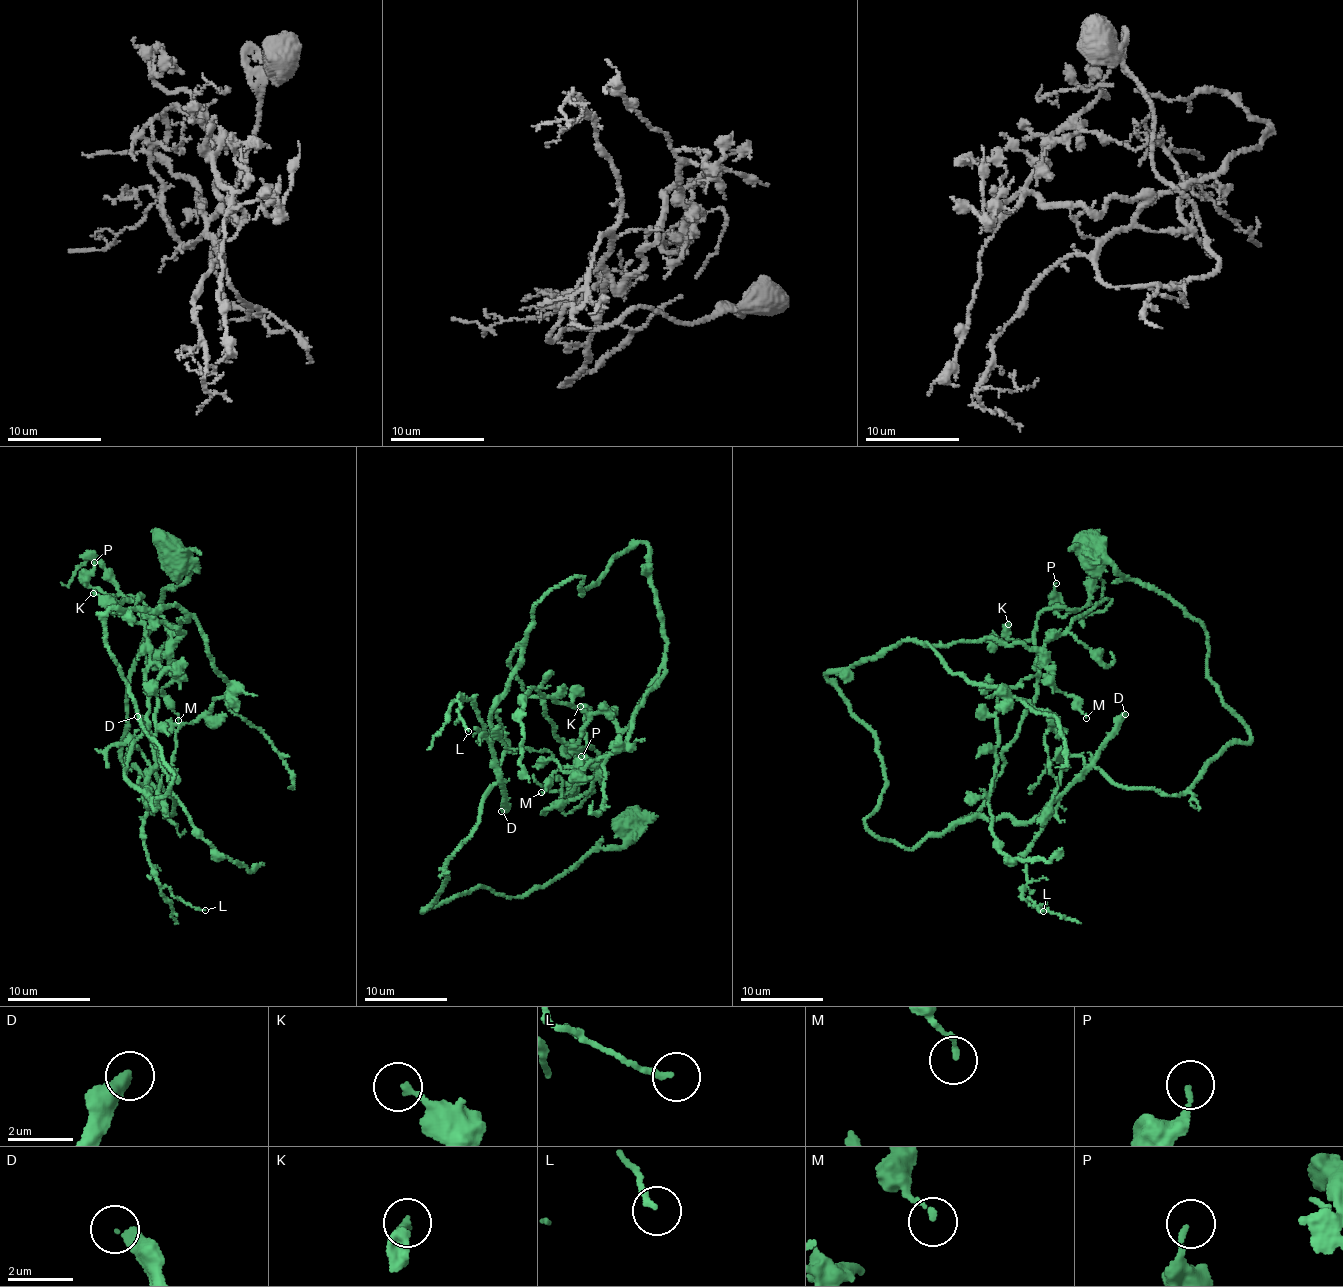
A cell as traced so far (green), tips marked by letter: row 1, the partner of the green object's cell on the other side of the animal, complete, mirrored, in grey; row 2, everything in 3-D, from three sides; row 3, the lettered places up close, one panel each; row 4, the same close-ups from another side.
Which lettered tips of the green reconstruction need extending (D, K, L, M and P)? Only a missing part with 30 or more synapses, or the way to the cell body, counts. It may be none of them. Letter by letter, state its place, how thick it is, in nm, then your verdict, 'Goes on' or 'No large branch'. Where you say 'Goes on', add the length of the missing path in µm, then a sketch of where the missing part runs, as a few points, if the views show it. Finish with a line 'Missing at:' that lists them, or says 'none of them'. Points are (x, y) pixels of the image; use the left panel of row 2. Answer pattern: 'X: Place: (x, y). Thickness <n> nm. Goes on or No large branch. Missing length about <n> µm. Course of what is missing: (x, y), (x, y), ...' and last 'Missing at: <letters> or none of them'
D: Place: (137, 716). Thickness 360 nm. Goes on. Missing length about 60 µm
K: Place: (93, 593). Thickness 160 nm. No large branch
L: Place: (205, 910). Thickness 180 nm. No large branch
M: Place: (178, 720). Thickness 150 nm. No large branch
P: Place: (94, 562). Thickness 150 nm. No large branch
Missing at: D

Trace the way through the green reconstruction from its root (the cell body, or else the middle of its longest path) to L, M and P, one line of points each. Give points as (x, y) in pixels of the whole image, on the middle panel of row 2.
L: (633, 821), (624, 844), (519, 897), (480, 886), (423, 911), (497, 781), (458, 696), (468, 731)
M: (633, 821), (423, 911), (537, 602), (643, 543), (659, 674), (541, 792)
P: (633, 821), (519, 897), (423, 911), (497, 781), (516, 646), (557, 738), (595, 749), (581, 782), (581, 756)

